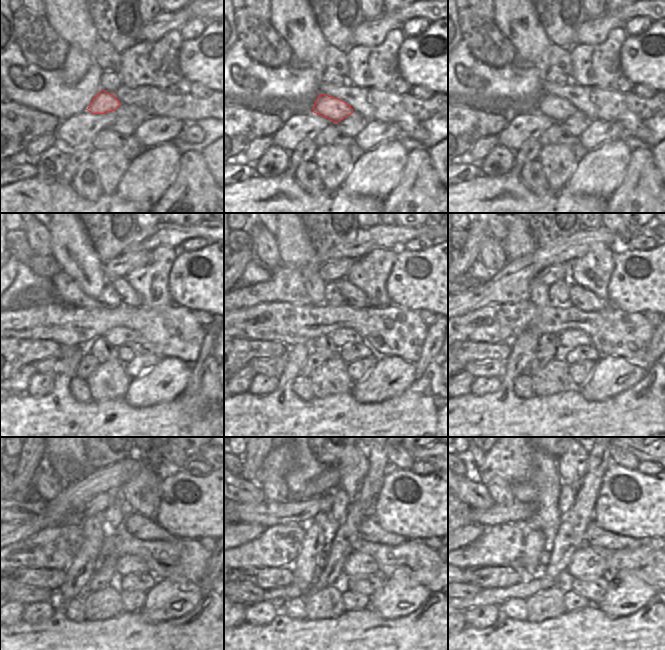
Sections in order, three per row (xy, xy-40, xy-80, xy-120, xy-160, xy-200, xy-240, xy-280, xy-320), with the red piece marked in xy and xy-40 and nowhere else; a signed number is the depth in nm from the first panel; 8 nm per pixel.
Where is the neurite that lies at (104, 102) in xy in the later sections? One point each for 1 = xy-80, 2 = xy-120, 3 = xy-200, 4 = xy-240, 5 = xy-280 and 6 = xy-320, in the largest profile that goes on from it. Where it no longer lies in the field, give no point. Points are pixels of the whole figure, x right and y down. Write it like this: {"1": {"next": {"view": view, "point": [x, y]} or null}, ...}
{"1": {"next": {"view": "xy-80", "point": [559, 109]}}, "2": {"next": {"view": "xy-120", "point": [117, 336]}}, "3": {"next": {"view": "xy-200", "point": [568, 339]}}, "4": {"next": {"view": "xy-240", "point": [127, 564]}}, "5": {"next": {"view": "xy-280", "point": [358, 564]}}, "6": {"next": {"view": "xy-320", "point": [586, 564]}}}

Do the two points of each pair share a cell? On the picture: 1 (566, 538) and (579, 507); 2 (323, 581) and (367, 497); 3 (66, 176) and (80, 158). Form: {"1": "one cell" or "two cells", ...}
{"1": "one cell", "2": "one cell", "3": "one cell"}

